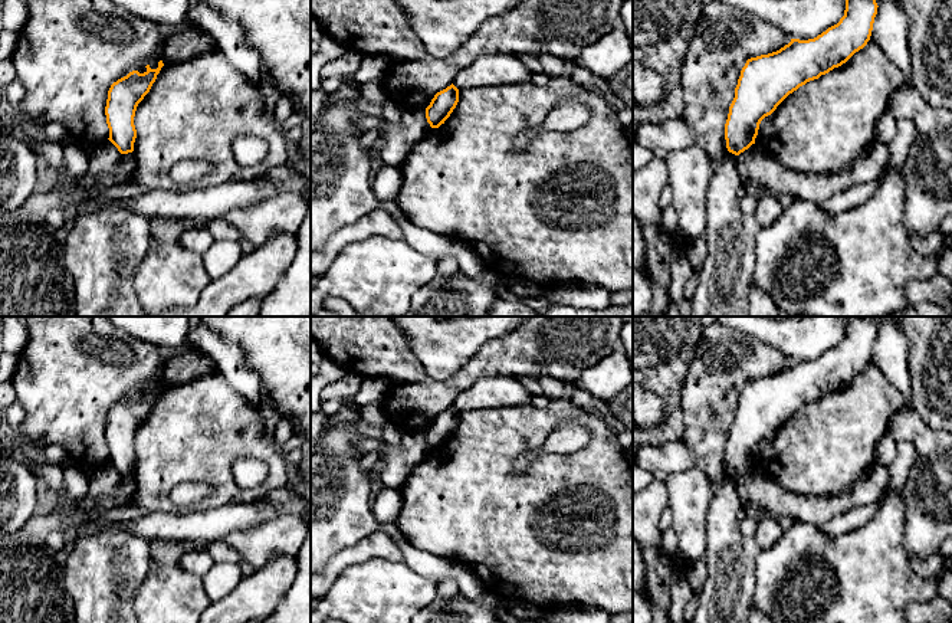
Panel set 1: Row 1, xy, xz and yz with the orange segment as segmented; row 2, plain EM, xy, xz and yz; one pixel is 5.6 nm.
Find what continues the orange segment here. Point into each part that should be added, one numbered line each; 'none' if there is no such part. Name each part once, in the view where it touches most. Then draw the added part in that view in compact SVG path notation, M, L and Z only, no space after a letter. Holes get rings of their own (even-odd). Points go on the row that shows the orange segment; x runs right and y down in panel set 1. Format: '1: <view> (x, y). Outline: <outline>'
none

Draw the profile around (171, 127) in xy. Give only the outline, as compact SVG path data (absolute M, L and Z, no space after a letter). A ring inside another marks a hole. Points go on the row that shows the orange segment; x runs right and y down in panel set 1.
M219 47L184 62L164 65L134 117L135 183L144 190L191 190L252 181L273 167L285 165L292 158L292 142L286 138L282 124L266 111L267 88L265 71L257 81L252 81L233 68ZM243 135L259 137L267 142L267 154L256 165L243 167L233 157L232 144ZM181 161L207 161L213 164L213 170L180 187L171 180L170 170Z

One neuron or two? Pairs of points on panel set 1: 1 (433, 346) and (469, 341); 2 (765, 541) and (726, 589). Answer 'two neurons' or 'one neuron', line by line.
1: one neuron
2: two neurons

